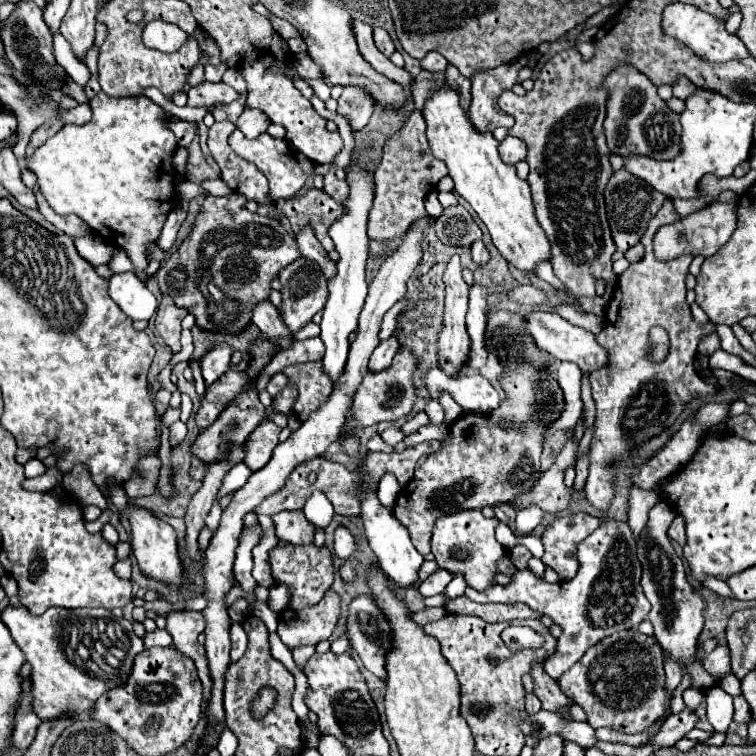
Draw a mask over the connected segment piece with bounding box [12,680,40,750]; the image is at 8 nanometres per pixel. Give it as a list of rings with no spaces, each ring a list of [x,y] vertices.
[[[24,680],[22,684],[22,690],[24,690],[24,696],[18,704],[18,710],[16,710],[16,718],[14,718],[14,734],[12,734],[12,748],[16,750],[28,750],[28,746],[32,744],[34,736],[36,736],[36,728],[40,724],[40,718],[32,712],[32,706],[30,706],[30,680]]]

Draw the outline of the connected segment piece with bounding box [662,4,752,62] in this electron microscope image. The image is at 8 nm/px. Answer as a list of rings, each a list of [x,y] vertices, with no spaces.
[[[668,4],[668,8],[662,14],[662,28],[664,28],[664,34],[680,40],[696,56],[700,56],[702,60],[708,60],[708,62],[744,60],[744,58],[752,56],[752,54],[748,54],[748,48],[744,46],[744,42],[726,30],[726,24],[720,22],[720,18],[716,18],[696,6],[690,6],[690,4]]]

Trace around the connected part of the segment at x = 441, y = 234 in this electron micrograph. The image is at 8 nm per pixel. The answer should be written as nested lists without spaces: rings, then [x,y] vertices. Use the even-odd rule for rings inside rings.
[[[450,206],[434,224],[436,236],[448,246],[470,246],[482,238],[482,232],[464,206]]]

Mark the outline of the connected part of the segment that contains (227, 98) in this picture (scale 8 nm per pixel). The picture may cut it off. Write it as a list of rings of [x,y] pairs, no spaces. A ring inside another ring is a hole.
[[[202,82],[198,86],[192,86],[188,90],[188,106],[206,106],[206,108],[214,108],[216,102],[222,104],[230,104],[238,98],[238,92],[230,86],[226,86],[224,82],[212,84],[212,82]]]

